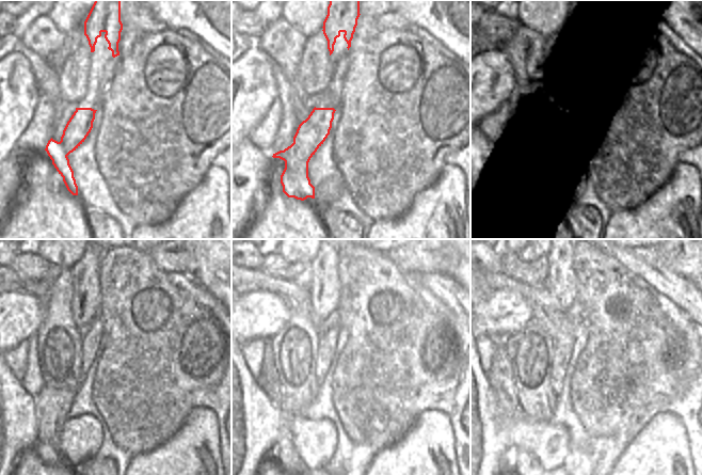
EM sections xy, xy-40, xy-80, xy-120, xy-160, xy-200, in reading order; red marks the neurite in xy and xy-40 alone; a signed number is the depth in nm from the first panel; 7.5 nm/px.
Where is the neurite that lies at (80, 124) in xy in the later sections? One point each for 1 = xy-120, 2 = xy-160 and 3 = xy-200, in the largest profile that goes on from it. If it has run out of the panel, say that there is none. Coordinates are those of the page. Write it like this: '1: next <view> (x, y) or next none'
1: next xy-120 (51, 406)
2: next xy-160 (284, 448)
3: next xy-200 (521, 456)

